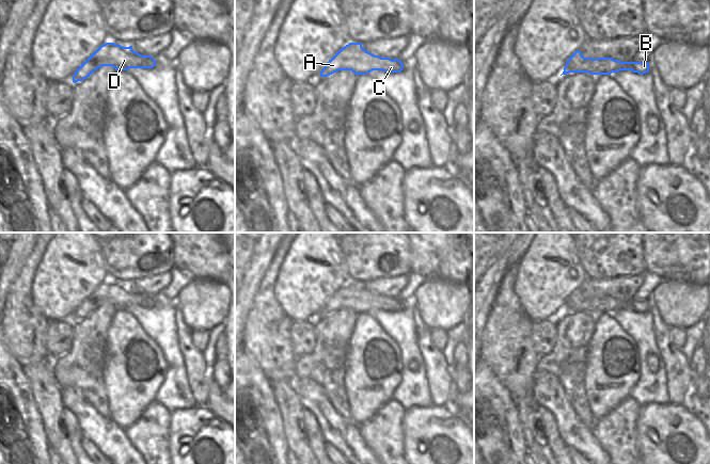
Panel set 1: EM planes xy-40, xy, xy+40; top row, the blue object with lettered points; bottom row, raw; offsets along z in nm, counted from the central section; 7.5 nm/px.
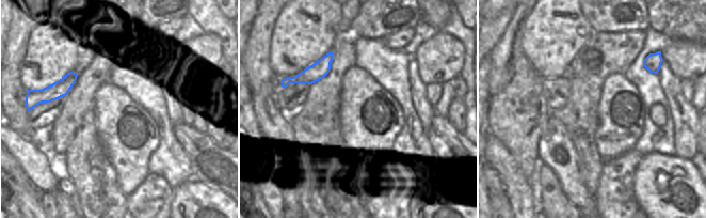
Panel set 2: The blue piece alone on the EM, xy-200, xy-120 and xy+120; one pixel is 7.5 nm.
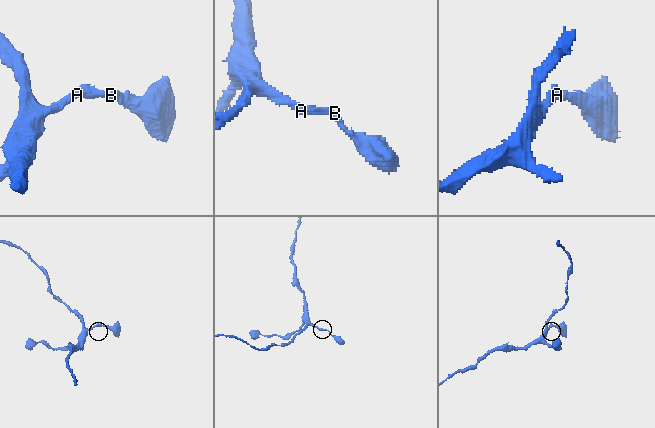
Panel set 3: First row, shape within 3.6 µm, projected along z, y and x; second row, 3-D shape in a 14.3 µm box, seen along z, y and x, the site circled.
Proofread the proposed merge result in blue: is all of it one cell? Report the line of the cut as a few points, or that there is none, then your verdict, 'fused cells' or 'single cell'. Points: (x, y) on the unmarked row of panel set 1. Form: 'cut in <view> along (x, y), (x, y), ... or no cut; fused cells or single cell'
no cut; single cell

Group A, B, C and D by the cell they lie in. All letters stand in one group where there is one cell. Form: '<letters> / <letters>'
A B C D

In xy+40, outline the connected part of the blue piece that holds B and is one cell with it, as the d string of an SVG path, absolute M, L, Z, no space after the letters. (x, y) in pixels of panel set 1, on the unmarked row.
M577 289L568 298L562 314L569 311L588 311L590 314L611 314L620 309L632 309L640 314L649 311L648 301L620 301L612 297L584 297Z

